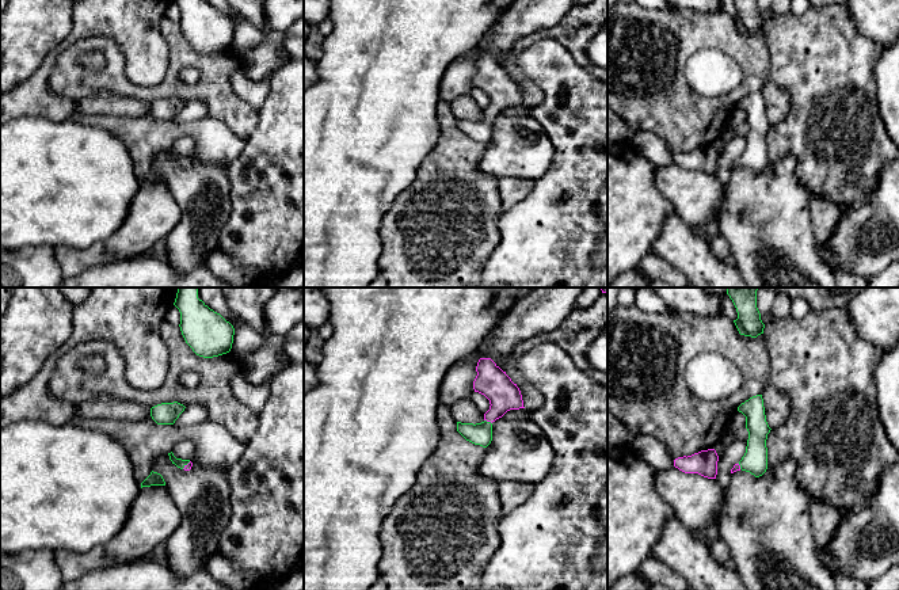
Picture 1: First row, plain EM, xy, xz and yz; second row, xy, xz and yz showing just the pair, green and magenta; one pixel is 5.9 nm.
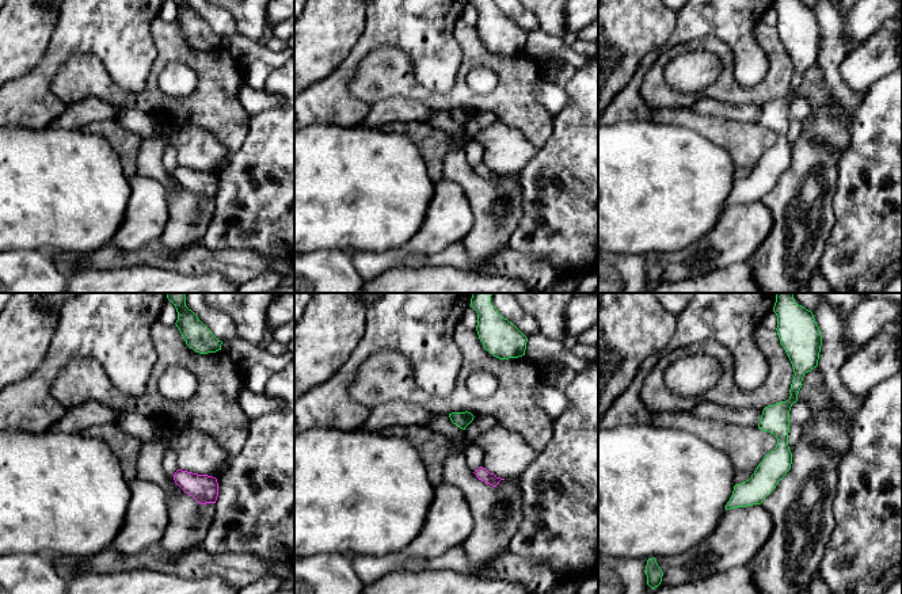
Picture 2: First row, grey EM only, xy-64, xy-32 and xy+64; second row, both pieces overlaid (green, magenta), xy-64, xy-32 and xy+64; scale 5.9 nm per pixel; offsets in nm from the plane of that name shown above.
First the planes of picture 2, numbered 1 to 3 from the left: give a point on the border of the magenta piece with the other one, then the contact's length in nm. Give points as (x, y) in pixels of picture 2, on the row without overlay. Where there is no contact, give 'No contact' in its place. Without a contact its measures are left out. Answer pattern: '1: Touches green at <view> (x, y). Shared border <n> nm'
1: No contact
2: No contact
3: No contact

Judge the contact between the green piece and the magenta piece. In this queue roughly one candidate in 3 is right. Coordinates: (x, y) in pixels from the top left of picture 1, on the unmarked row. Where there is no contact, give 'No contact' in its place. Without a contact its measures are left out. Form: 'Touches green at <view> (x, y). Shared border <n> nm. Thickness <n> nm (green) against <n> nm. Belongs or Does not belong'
Touches green at xz (488, 118). Shared border 50 nm. Thickness 130 nm (green) against 190 nm. Belongs

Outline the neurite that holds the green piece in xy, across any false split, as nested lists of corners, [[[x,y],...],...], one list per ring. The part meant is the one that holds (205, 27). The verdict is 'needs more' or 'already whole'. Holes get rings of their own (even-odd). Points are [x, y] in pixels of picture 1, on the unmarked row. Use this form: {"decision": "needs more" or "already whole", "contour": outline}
{"decision": "already whole", "contour": [[[174,0],[180,8],[180,27],[193,47],[203,54],[226,50],[232,45],[235,24],[205,0]]]}

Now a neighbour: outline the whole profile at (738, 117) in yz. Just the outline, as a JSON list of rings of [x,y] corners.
[[[736,106],[728,119],[728,127],[735,129],[744,123],[746,123],[746,113]]]

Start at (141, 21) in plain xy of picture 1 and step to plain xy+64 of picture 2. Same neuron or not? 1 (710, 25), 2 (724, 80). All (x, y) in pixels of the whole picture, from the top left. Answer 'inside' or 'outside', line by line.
1: inside
2: outside

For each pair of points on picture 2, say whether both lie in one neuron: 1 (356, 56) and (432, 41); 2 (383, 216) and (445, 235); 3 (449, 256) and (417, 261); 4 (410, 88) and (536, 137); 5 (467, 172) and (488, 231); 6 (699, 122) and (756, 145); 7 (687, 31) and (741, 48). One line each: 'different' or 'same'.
1: same
2: different
3: same
4: same
5: same
6: same
7: same

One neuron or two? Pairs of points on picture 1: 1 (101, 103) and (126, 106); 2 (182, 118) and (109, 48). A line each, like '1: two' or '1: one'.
1: one
2: two

